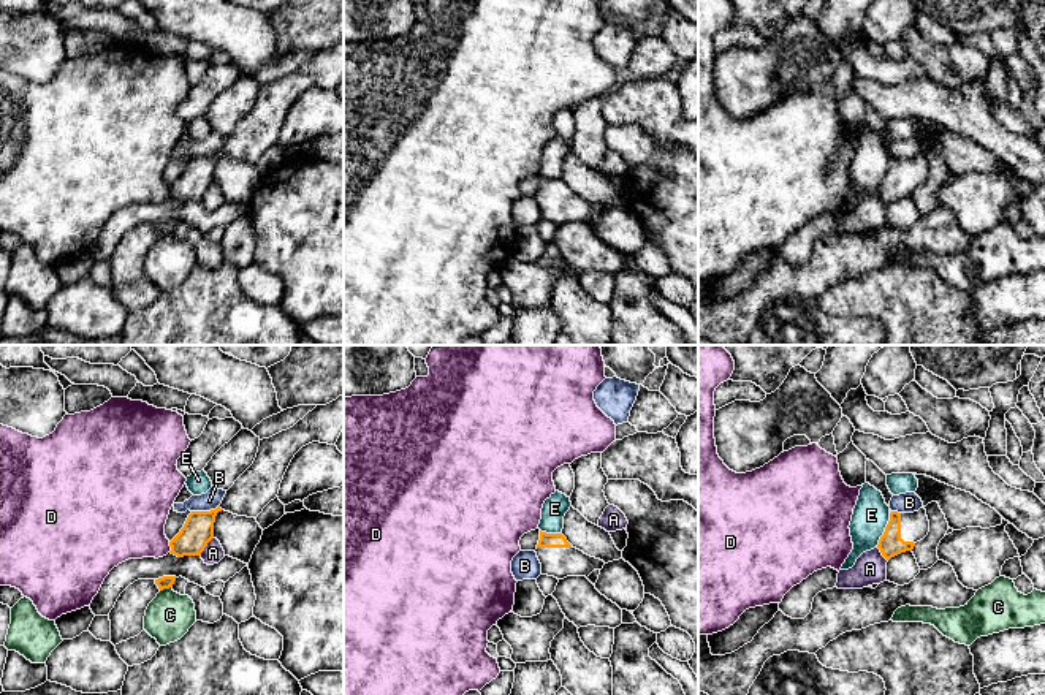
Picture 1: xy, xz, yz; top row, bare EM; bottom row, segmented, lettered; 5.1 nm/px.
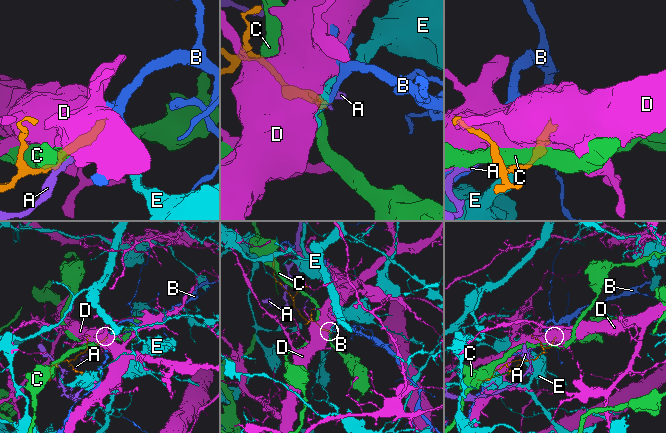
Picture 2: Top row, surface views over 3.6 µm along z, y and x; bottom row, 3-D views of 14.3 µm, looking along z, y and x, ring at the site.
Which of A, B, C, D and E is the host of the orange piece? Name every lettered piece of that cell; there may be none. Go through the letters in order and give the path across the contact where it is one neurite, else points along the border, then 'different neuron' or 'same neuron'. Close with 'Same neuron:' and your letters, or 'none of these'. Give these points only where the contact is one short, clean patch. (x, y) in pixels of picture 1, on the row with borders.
A: border xy (212, 537), (200, 554); different neuron
B: border xy (219, 504), (209, 510), (192, 512); different neuron
C: different neuron
D: different neuron
E: border yz (890, 513), (890, 520), (876, 546); different neuron
Same neuron: none of these

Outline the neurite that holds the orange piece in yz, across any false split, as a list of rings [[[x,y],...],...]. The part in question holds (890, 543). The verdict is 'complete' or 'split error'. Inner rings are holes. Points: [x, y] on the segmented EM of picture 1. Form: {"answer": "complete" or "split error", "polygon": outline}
{"answer": "split error", "polygon": [[[925,507],[914,513],[891,511],[877,548],[890,560],[901,553],[912,551],[915,543],[923,540],[928,532],[929,521]]]}

